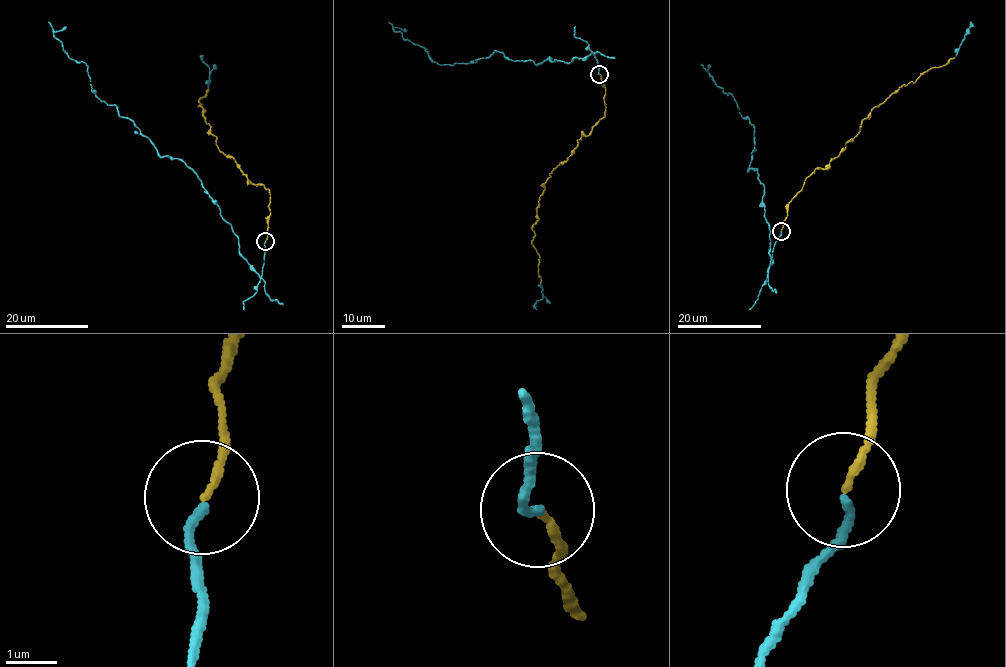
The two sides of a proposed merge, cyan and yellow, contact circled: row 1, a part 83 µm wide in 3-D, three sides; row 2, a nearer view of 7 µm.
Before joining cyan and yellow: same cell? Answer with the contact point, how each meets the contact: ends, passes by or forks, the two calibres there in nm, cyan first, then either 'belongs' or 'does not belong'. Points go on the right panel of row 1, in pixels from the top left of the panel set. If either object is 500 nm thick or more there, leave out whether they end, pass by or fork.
(781, 231) | cyan ends | yellow ends | 170/140 nm | belongs

